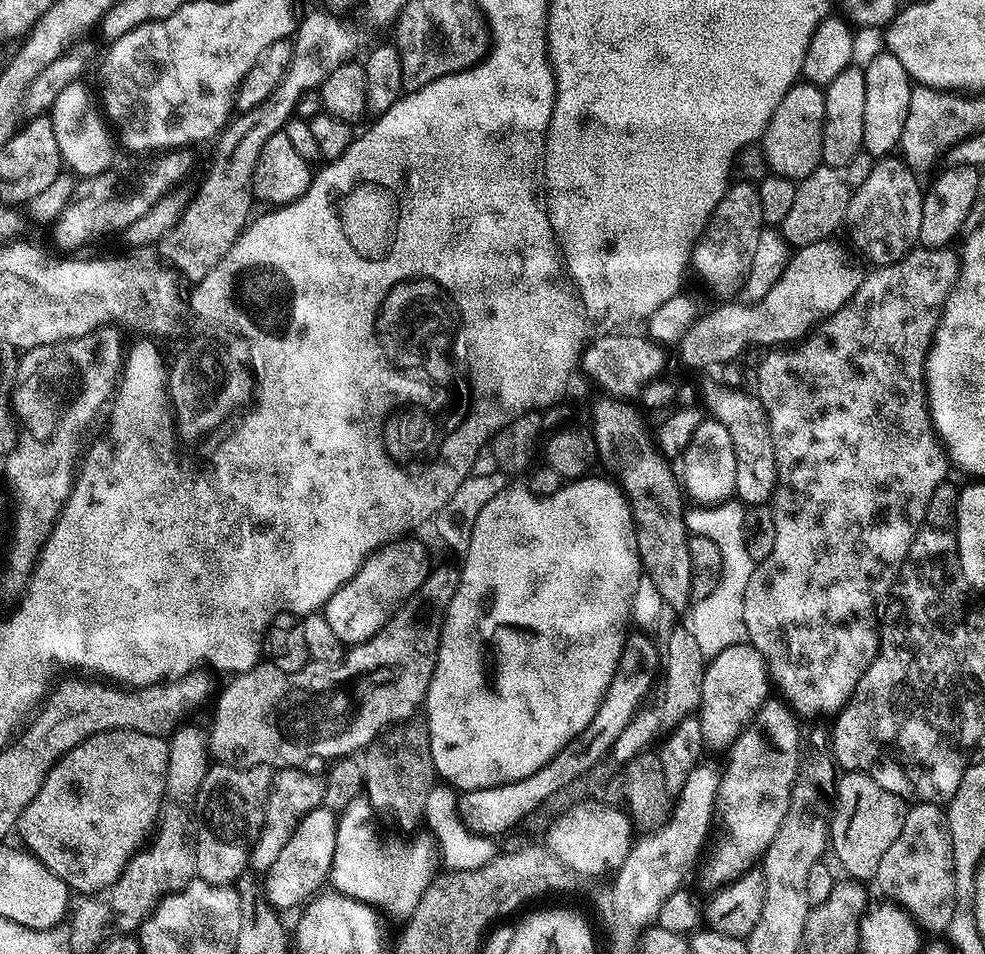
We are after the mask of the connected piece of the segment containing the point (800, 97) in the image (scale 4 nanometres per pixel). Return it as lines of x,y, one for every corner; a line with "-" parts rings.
807,82
793,84
791,90
778,102
762,137
764,157
775,175
795,182
802,181
814,169
821,167
820,151
824,133
824,94
817,85

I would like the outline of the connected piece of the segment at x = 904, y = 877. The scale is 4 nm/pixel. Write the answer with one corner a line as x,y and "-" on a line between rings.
913,803
906,814
906,822
902,822
902,830
890,850
882,857
878,865
875,883
885,892
887,899
901,908
916,921
916,927
928,932
947,933
950,922
954,918
956,905
956,871
954,870
954,850
948,829
948,817
945,809
938,804

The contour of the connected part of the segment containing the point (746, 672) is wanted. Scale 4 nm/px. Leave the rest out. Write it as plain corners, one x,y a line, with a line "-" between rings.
745,642
716,653
704,670
702,702
698,719
705,747
709,750
729,749
769,699
770,681
764,656

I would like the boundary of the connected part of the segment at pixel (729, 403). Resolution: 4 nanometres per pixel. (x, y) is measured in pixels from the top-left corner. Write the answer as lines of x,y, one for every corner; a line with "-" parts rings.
708,388
704,392
704,400
712,411
709,412
711,419
722,422
722,426
730,430
730,442
734,442
735,499
745,506
767,505
776,489
774,442
770,438
768,415
764,413
764,407
751,391
748,392
740,388

